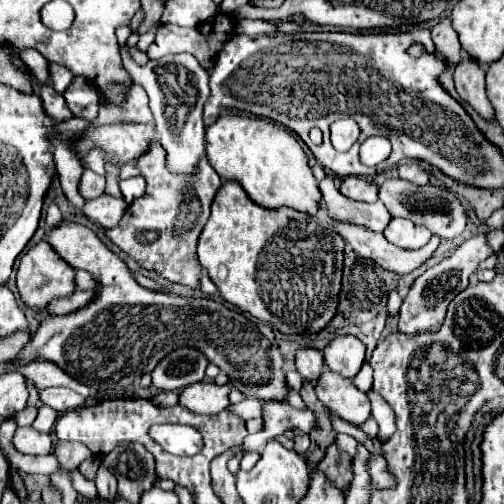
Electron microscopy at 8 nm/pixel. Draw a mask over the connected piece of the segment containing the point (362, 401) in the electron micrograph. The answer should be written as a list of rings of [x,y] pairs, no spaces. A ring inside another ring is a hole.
[[[323,372],[315,392],[333,416],[339,416],[353,426],[361,426],[371,416],[371,402],[367,394],[335,372]]]

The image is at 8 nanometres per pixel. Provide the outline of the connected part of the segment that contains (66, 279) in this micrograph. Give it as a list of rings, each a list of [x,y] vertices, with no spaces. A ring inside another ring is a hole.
[[[41,240],[37,246],[33,246],[29,252],[25,252],[21,256],[19,270],[17,270],[17,288],[19,288],[19,294],[27,306],[37,308],[37,310],[45,310],[49,300],[69,296],[75,290],[73,288],[73,274],[75,274],[75,270],[69,268],[69,264],[65,264],[59,258],[59,254],[51,248],[51,244],[47,240]]]

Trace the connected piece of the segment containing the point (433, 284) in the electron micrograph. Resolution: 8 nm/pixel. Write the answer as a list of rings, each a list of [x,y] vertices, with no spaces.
[[[477,234],[463,242],[449,258],[441,260],[437,266],[425,270],[407,292],[401,310],[399,310],[399,332],[403,334],[423,334],[423,332],[437,332],[445,320],[445,310],[449,302],[467,288],[469,276],[475,272],[477,264],[493,256],[493,248],[487,244],[487,234]]]

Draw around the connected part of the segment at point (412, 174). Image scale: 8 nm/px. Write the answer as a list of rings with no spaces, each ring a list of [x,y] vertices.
[[[411,160],[399,166],[399,176],[403,178],[403,180],[413,180],[413,182],[417,182],[418,186],[423,186],[429,181],[429,171],[425,168],[421,167],[420,162],[417,160]]]

